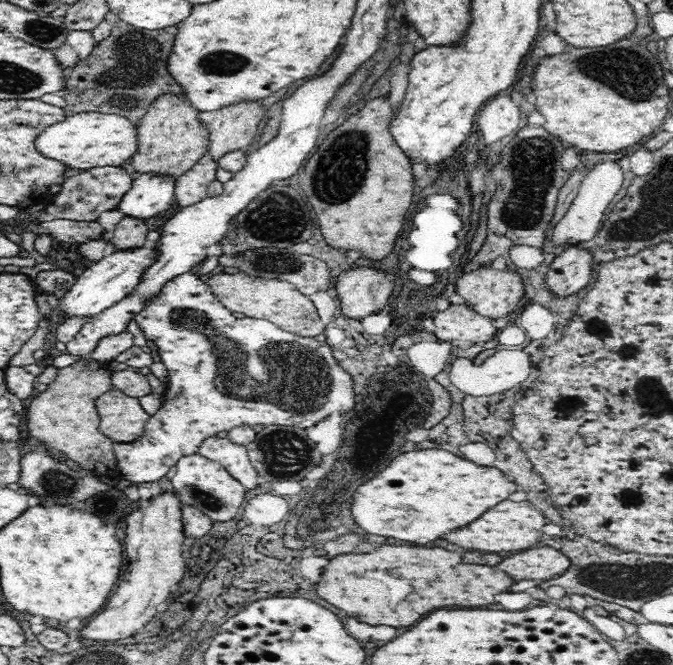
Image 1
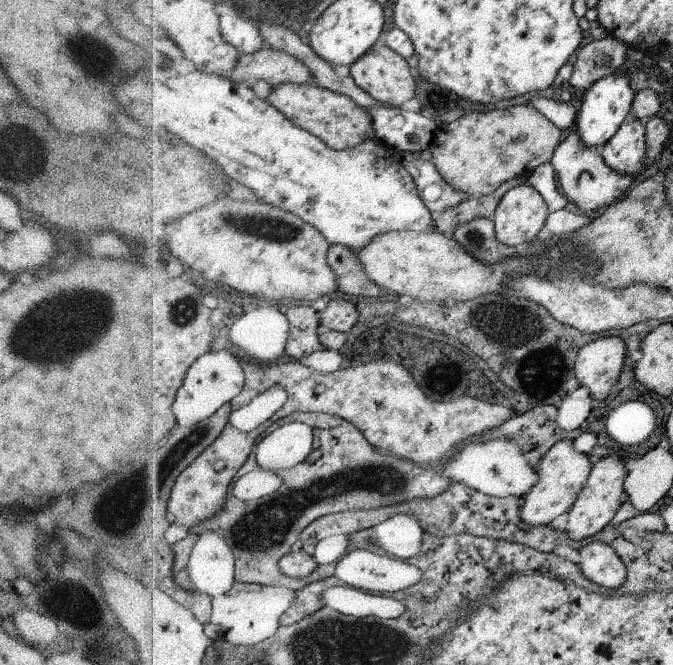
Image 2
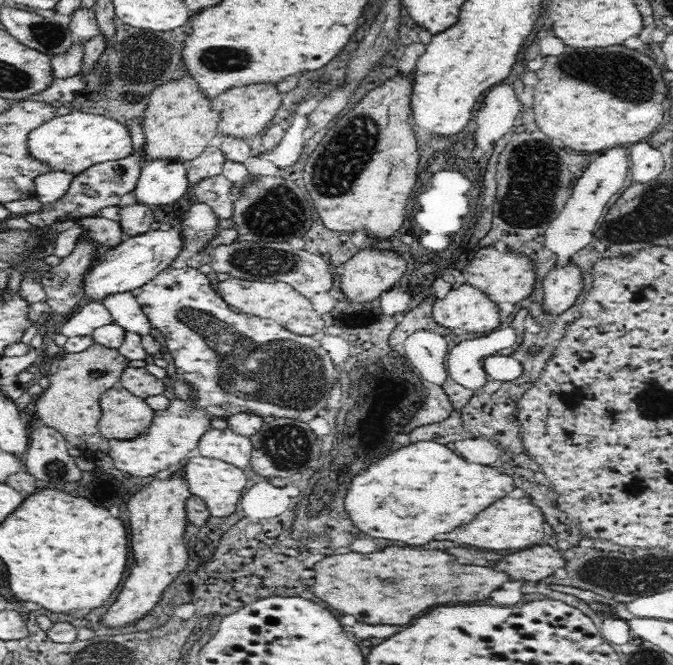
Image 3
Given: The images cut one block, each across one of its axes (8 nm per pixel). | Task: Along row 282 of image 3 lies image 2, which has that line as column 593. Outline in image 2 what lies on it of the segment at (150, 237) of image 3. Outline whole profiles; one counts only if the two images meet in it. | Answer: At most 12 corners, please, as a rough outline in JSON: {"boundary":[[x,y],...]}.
{"boundary":[[628,73],[600,78],[584,94],[576,126],[600,151],[631,116]]}

